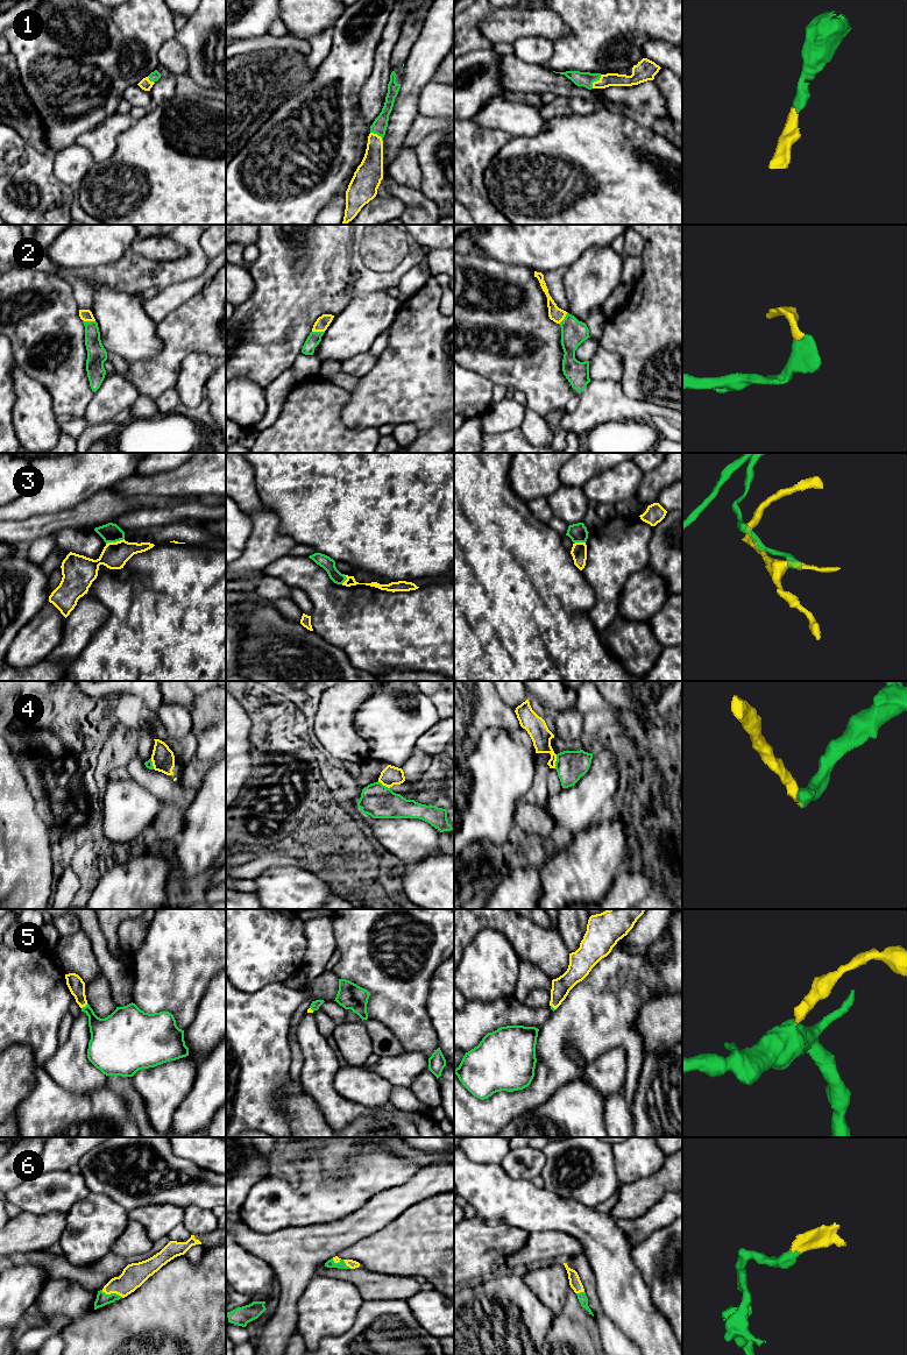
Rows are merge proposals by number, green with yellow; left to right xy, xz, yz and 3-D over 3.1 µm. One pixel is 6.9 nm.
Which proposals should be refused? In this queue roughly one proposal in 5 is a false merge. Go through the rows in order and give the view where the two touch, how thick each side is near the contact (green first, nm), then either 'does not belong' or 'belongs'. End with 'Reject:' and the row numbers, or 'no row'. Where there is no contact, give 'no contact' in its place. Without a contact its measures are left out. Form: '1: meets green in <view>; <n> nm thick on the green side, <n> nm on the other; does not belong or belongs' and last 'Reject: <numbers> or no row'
1: meets green in yz; 110 nm thick on the green side, 100 nm on the other; belongs
2: meets green in xy; 140 nm thick on the green side, 80 nm on the other; belongs
3: meets green in xy; 130 nm thick on the green side, 190 nm on the other; belongs
4: meets green in yz; 200 nm thick on the green side, 140 nm on the other; does not belong
5: meets green in xy; 240 nm thick on the green side, 120 nm on the other; belongs
6: meets green in xy; 90 nm thick on the green side, 170 nm on the other; belongs
Reject: 4

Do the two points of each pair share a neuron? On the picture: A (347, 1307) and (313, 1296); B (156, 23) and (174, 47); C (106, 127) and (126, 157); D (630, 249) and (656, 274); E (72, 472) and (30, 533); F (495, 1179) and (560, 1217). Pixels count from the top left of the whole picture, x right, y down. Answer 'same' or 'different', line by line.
A: same
B: different
C: different
D: different
E: different
F: same

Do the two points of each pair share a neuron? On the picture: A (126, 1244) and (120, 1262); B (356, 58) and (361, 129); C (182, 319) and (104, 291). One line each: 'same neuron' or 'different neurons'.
A: different neurons
B: same neuron
C: different neurons

